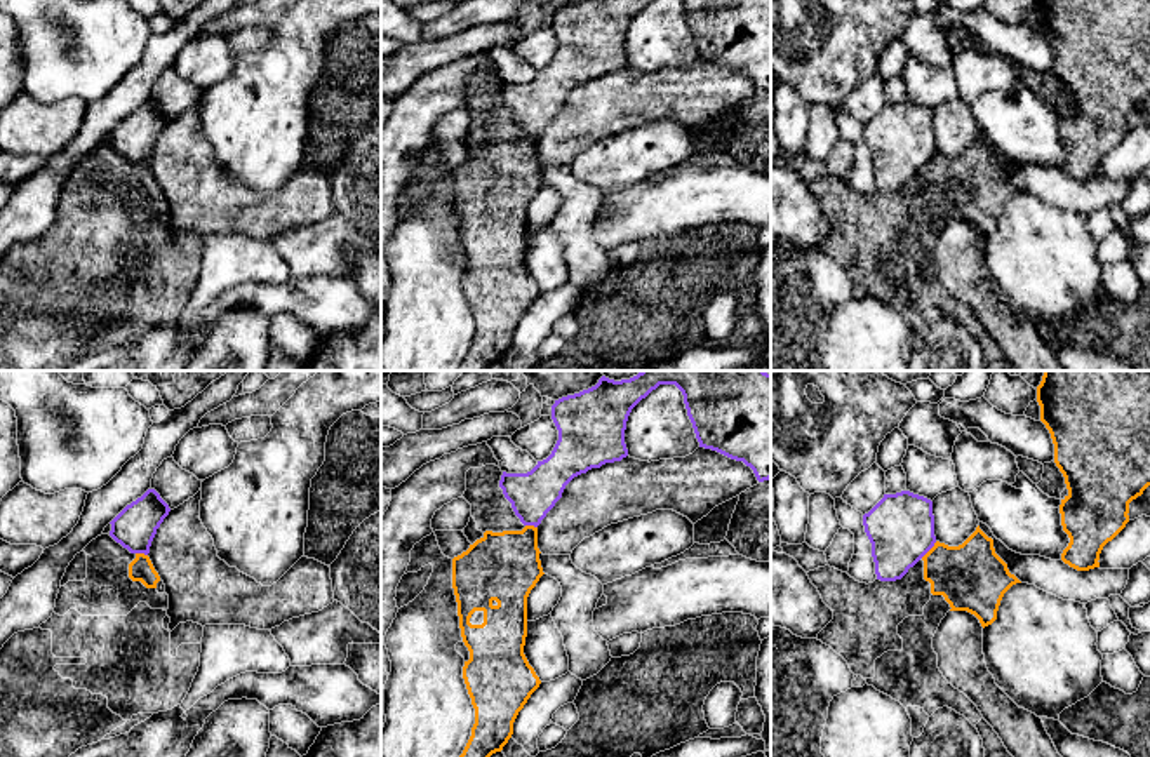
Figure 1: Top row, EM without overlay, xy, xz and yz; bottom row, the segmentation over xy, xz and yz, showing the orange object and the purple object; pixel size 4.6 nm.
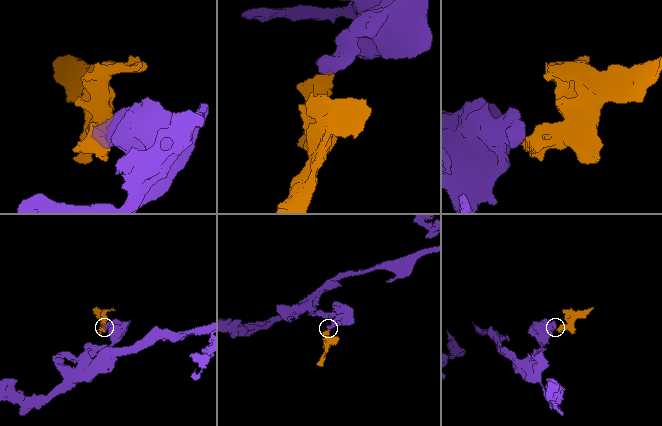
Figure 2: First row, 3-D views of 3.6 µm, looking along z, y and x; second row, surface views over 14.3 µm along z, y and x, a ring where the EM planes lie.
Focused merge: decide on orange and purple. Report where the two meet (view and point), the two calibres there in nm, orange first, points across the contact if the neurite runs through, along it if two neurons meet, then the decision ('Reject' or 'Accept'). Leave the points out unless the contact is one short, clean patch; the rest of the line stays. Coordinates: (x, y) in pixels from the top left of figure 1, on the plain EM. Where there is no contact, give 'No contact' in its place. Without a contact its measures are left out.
Touches orange at yz (929, 160). Thickness 320 nm (orange) against 300 nm. Boundary: yz (936, 152), (921, 167). Reject

